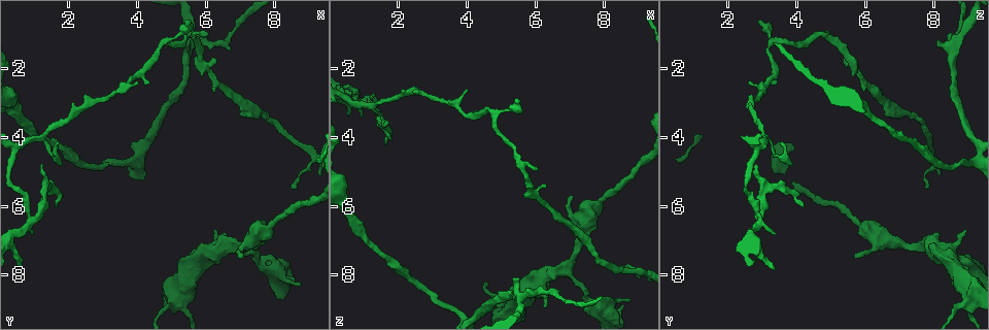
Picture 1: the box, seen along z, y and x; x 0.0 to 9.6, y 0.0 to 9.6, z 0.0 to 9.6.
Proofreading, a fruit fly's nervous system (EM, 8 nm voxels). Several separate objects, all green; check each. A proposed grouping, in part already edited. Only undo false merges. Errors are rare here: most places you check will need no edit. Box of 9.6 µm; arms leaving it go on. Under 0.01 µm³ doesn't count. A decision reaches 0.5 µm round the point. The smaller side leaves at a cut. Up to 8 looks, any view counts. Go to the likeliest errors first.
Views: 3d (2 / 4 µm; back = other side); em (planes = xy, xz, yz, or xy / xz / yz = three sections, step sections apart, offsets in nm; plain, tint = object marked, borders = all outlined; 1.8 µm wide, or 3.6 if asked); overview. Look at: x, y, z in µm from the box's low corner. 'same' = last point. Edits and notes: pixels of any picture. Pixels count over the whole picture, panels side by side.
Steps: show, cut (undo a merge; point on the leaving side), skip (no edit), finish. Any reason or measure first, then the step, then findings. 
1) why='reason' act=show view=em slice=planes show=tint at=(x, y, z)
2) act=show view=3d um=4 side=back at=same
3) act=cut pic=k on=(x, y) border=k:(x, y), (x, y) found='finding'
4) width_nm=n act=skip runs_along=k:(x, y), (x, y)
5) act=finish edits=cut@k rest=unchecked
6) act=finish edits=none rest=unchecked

why='sharp bend' act=show view=em slice=planes show=tint at=(0.85, 6.35, 2.90)

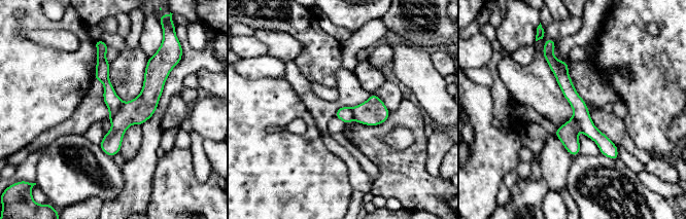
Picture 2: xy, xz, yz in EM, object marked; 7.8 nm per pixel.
act=cut pic=2 on=(137, 111) part_leaving=2:(151, 61), (151, 93), (111, 153) found='a second cell is stuck on'

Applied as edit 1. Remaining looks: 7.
why='see it whole again' act=show view=overview

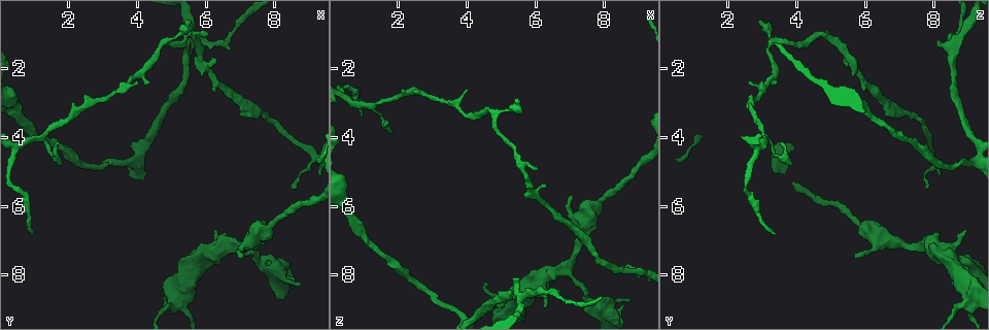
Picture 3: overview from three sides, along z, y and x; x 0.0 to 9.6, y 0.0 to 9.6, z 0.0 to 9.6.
why='abrupt turn' act=show view=em slice=planes show=tint at=(6.50, 1.30, 8.50)

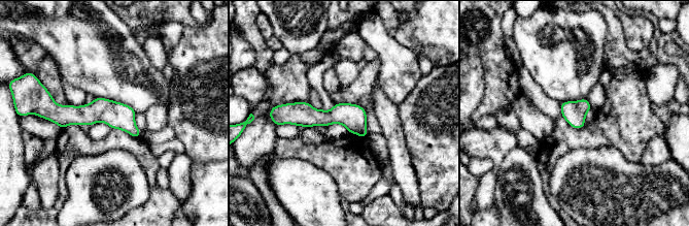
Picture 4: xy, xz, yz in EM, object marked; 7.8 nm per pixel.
act=skip runs_along=4:(52, 110), (114, 114), (137, 134) found='all the same cell'

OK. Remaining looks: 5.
why='sudden change in width' act=show view=em slice=planes show=plain at=(5.90, 7.45, 8.40)

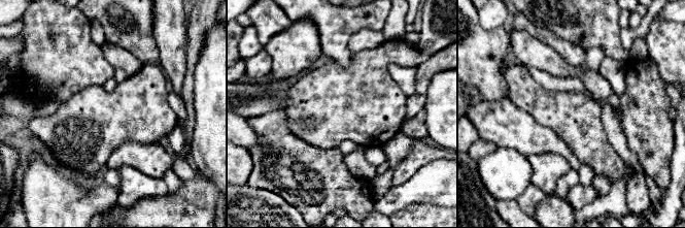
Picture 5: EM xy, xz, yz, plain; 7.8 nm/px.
why='where the object lies' act=show view=em slice=planes show=tint at=same

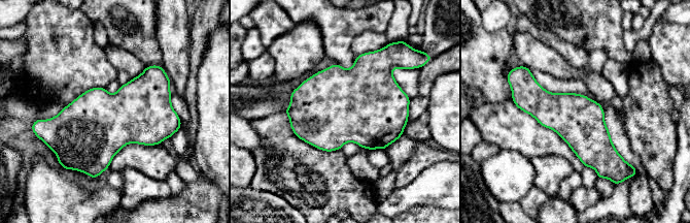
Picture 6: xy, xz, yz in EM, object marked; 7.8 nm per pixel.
act=skip found='all the same cell'

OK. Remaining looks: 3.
act=finish edits=cut@2 rest=unchecked

